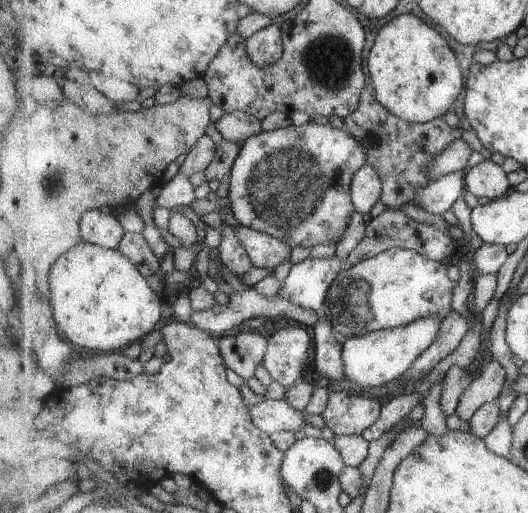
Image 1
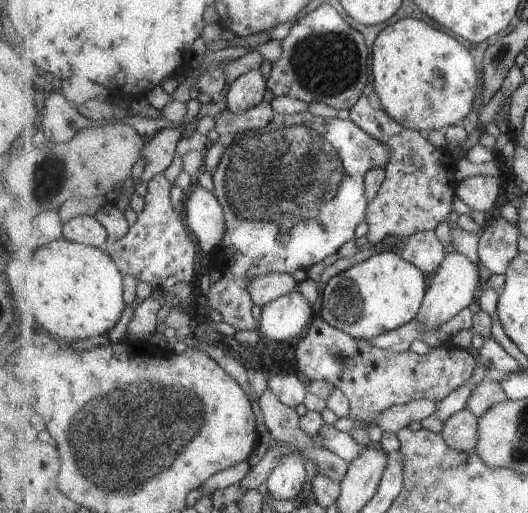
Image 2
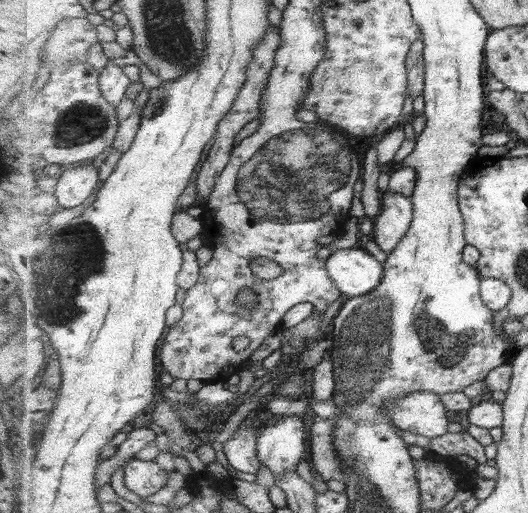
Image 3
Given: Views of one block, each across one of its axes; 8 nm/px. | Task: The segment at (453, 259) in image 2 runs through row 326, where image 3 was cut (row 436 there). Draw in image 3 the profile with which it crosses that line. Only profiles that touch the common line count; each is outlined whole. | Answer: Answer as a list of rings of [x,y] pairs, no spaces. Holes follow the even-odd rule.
[[[418,390],[387,404],[385,415],[389,415],[393,425],[400,430],[439,438],[449,434],[447,411],[439,393]]]

